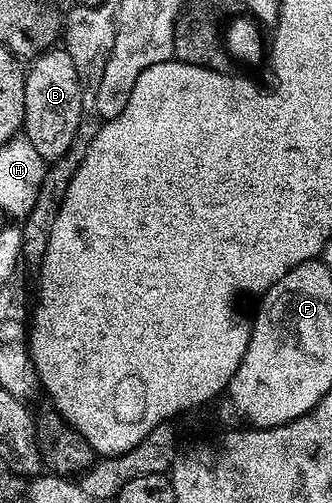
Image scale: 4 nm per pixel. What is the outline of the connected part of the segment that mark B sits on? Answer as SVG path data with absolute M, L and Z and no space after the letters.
M64 48L46 50L32 59L25 76L25 124L23 137L31 140L31 148L45 158L46 163L63 158L75 140L75 132L83 117L81 95L83 83L75 72L75 60Z

